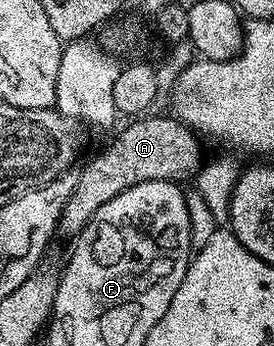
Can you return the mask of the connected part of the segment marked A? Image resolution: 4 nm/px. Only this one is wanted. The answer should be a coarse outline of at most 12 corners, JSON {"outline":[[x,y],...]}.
{"outline":[[173,115],[131,119],[80,168],[56,232],[77,236],[140,182],[182,182],[203,141]]}

